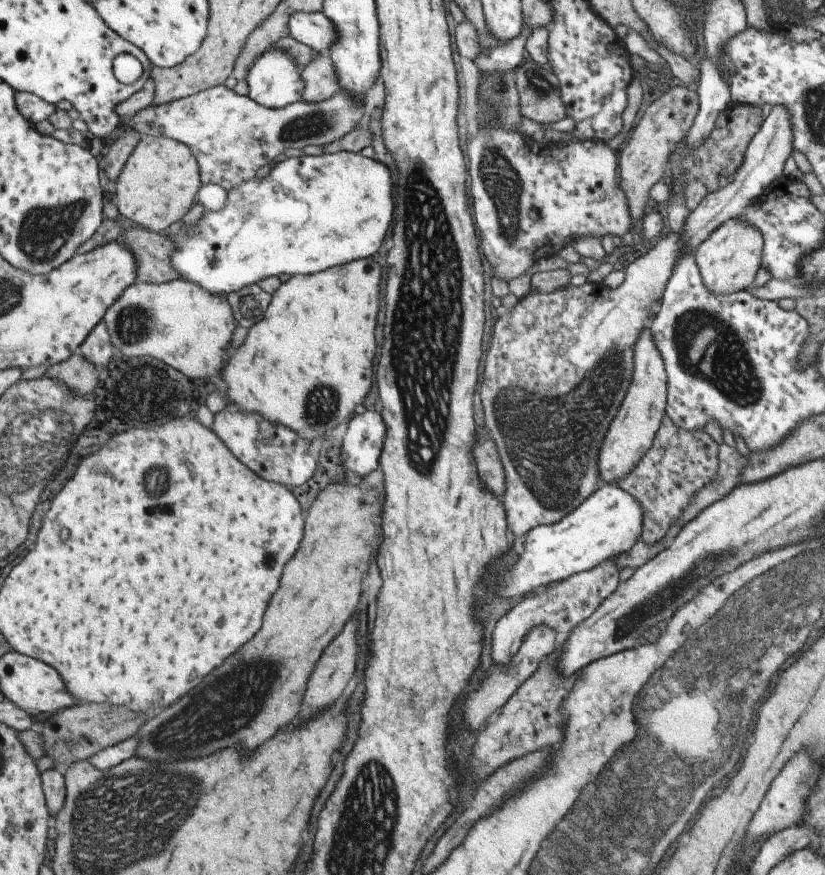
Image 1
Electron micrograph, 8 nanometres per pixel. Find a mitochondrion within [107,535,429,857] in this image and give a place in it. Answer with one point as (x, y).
(192, 729)

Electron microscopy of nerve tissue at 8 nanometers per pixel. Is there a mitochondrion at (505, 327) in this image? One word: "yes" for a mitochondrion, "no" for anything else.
no

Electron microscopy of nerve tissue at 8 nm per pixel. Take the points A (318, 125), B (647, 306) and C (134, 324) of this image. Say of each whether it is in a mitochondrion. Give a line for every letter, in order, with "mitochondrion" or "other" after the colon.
A: mitochondrion
B: other
C: mitochondrion

